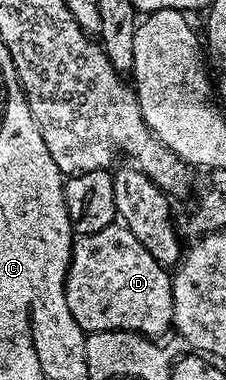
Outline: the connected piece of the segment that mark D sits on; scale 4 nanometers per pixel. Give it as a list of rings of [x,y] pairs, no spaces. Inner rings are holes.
[[[122,224],[107,226],[102,228],[102,232],[79,235],[73,241],[72,259],[68,265],[68,275],[64,281],[64,295],[66,296],[66,304],[70,304],[70,312],[74,316],[74,320],[78,320],[80,327],[88,334],[97,334],[103,330],[133,330],[136,334],[144,334],[147,338],[160,340],[163,339],[162,336],[167,330],[171,331],[173,329],[174,296],[172,295],[172,274],[161,266],[158,260],[154,260],[154,256],[150,256],[150,252],[146,252],[146,248],[142,244],[138,244],[138,236],[134,236],[134,232],[130,232],[130,228],[126,228]]]

